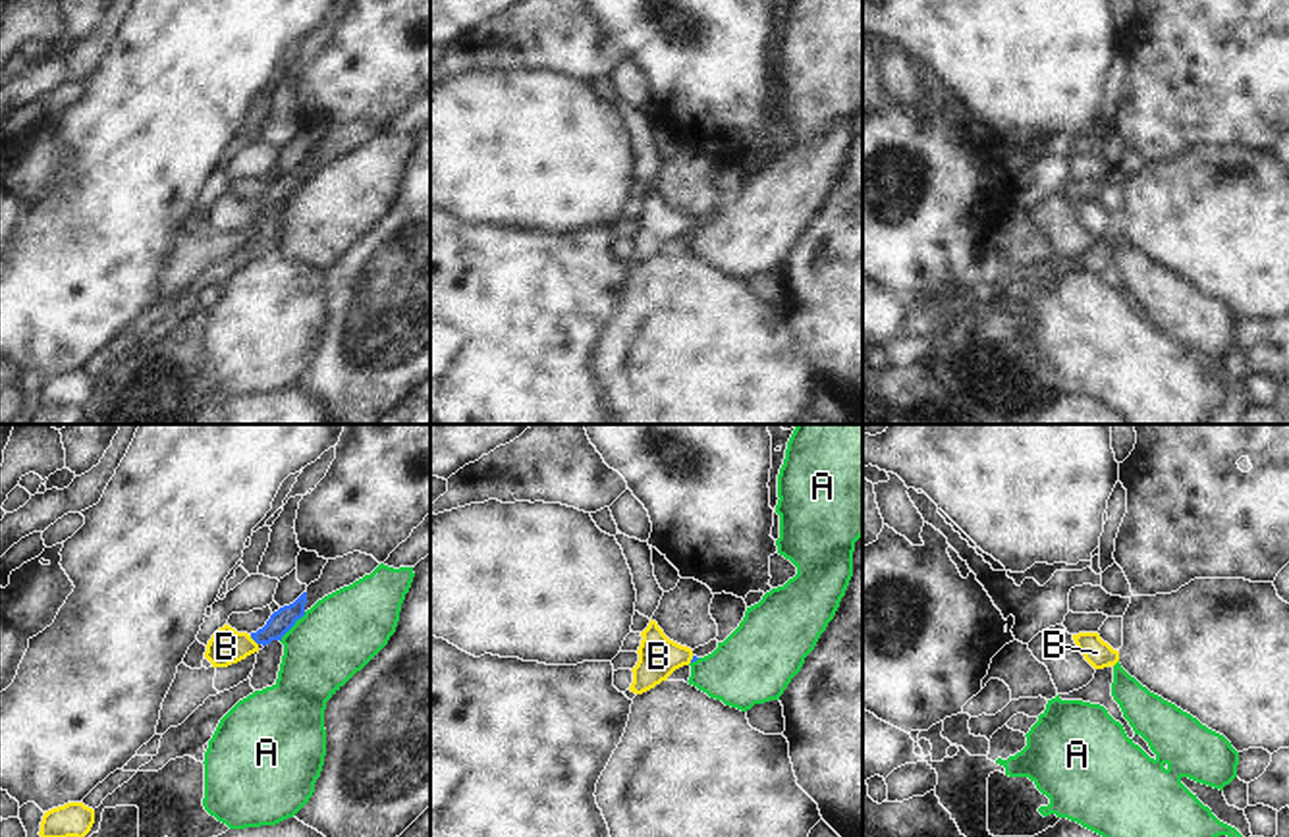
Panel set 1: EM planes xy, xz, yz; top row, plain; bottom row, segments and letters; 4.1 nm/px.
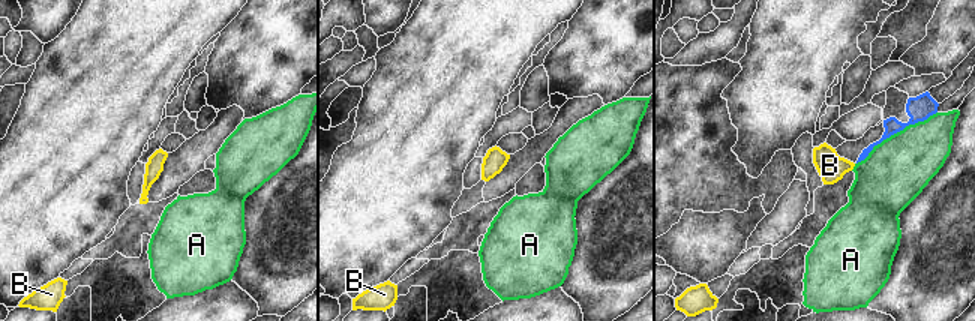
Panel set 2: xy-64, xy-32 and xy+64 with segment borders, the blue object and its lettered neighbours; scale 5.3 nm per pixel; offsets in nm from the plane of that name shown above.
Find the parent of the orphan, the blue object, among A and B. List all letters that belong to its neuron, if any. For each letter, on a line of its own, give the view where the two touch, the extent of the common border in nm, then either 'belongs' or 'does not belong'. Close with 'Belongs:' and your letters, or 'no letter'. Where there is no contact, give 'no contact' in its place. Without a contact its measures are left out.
A: meets blue in xy; contact 170 nm long; does not belong
B: meets blue in xy; contact 60 nm long; belongs
Belongs: B

